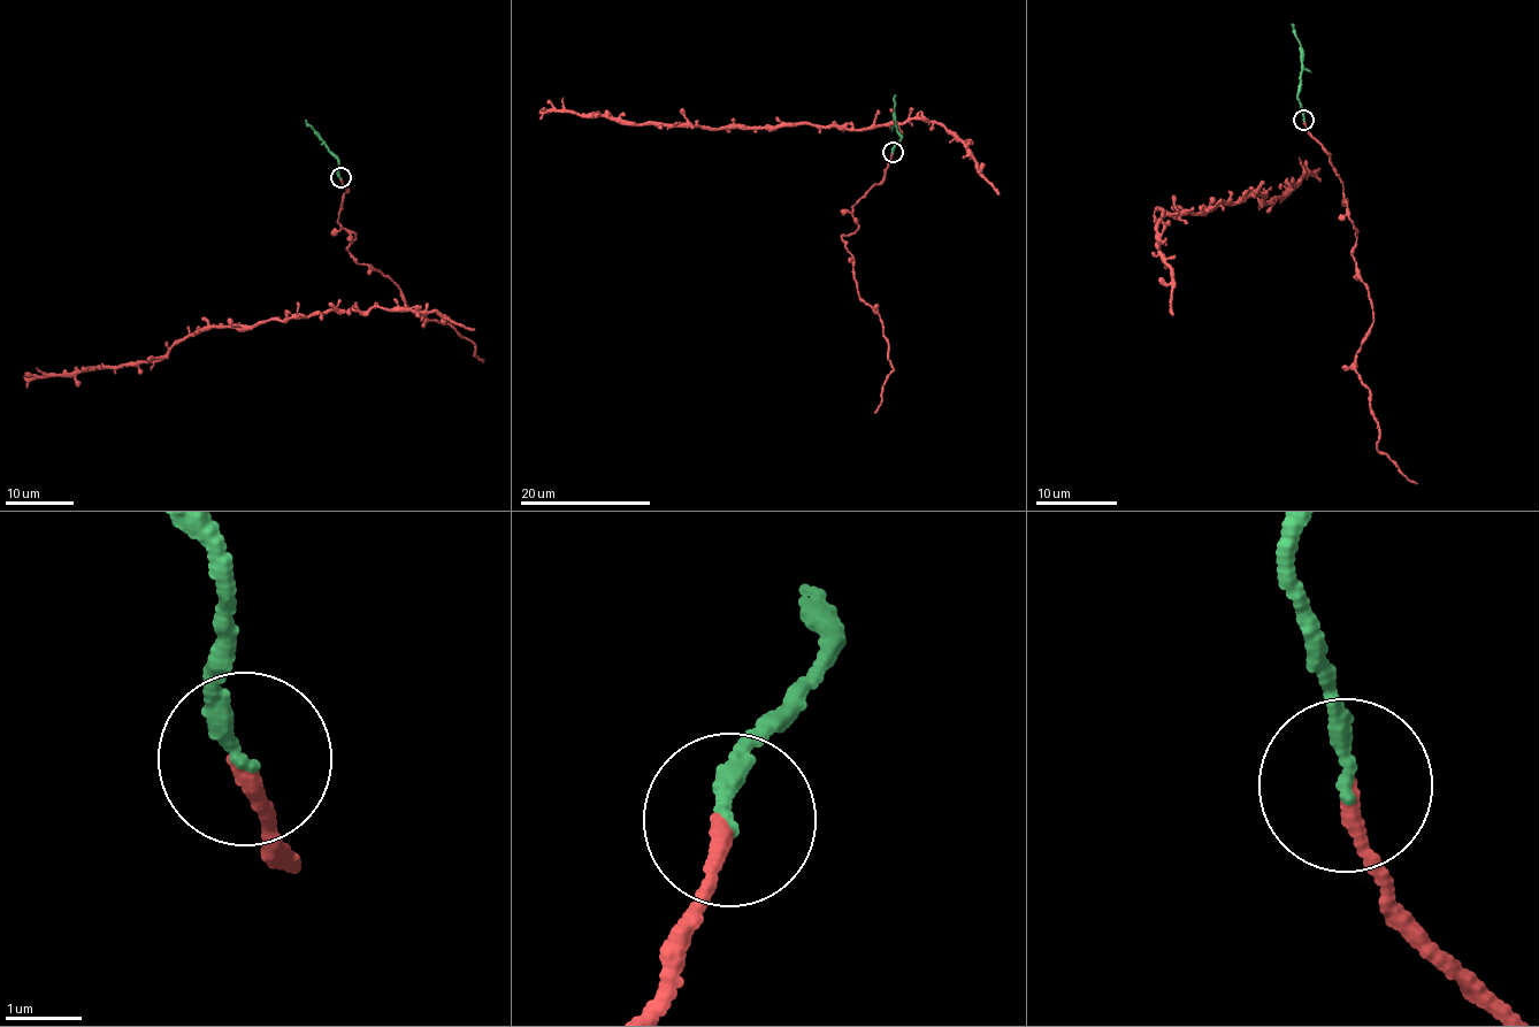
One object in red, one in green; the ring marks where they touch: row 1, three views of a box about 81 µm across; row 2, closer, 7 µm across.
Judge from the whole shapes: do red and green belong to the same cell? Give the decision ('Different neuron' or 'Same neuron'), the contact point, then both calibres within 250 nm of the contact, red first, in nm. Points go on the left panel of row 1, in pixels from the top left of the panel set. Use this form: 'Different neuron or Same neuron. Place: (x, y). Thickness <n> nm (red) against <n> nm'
Same neuron. Place: (341, 177). Thickness 200 nm (red) against 200 nm

